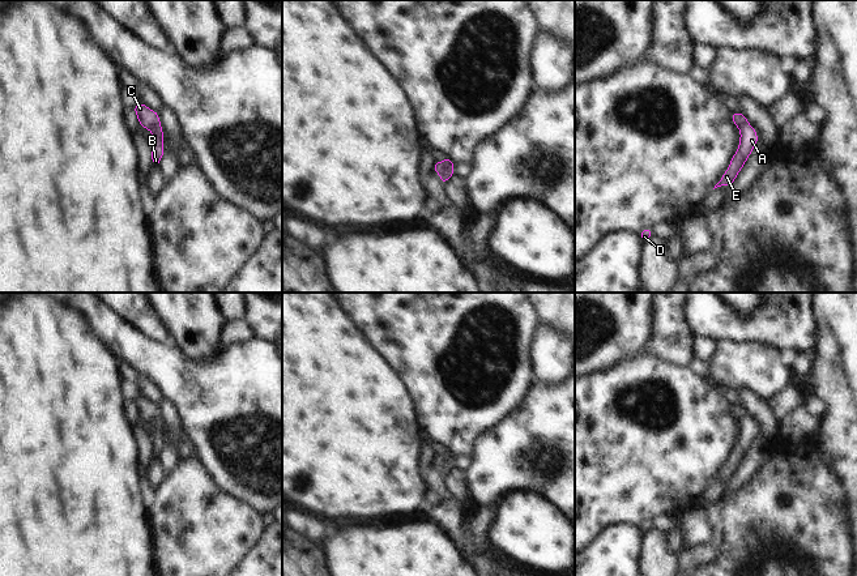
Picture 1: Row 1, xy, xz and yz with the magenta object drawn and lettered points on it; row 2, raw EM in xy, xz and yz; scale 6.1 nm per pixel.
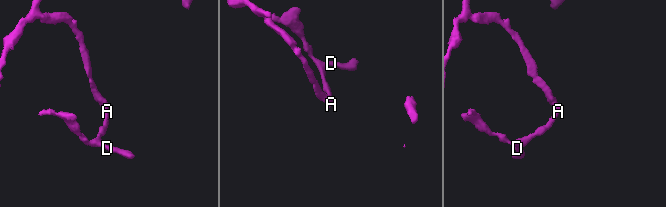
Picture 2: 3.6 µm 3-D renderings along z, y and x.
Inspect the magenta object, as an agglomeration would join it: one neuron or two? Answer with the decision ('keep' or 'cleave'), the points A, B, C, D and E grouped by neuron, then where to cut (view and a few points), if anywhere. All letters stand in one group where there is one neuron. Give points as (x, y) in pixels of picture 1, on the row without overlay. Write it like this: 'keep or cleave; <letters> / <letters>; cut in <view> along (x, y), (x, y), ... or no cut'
keep; A B C D E; no cut

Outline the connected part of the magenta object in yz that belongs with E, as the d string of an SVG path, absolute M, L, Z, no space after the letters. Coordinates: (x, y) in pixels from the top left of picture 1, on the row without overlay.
M730 405L730 408L734 418L738 419L741 424L739 439L733 448L728 462L725 464L720 474L715 478L715 481L721 478L730 478L736 473L746 452L750 449L754 439L758 436L758 426L750 418L745 408L742 405Z

